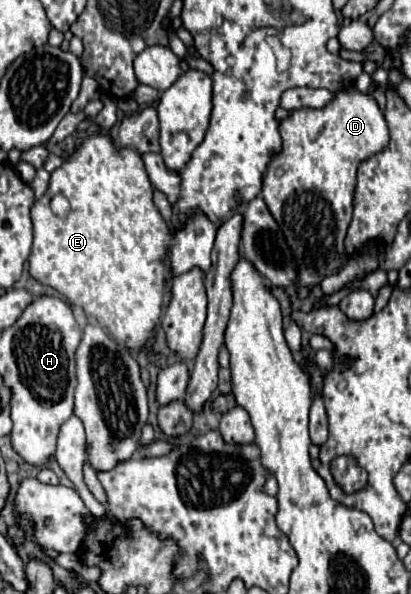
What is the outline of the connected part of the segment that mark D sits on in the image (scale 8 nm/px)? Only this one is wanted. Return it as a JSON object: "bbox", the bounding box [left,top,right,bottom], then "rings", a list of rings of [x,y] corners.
{"bbox":[262,87,390,297],"rings":[[[356,87],[338,91],[320,109],[292,109],[290,115],[280,121],[278,131],[282,137],[282,149],[272,155],[266,167],[262,181],[262,197],[292,249],[294,263],[298,267],[298,293],[300,297],[306,297],[310,287],[318,285],[322,277],[338,273],[344,265],[344,237],[352,215],[356,169],[364,159],[370,159],[378,151],[384,151],[390,135],[384,121],[384,113],[378,107],[376,99],[370,93],[358,91]]]}

